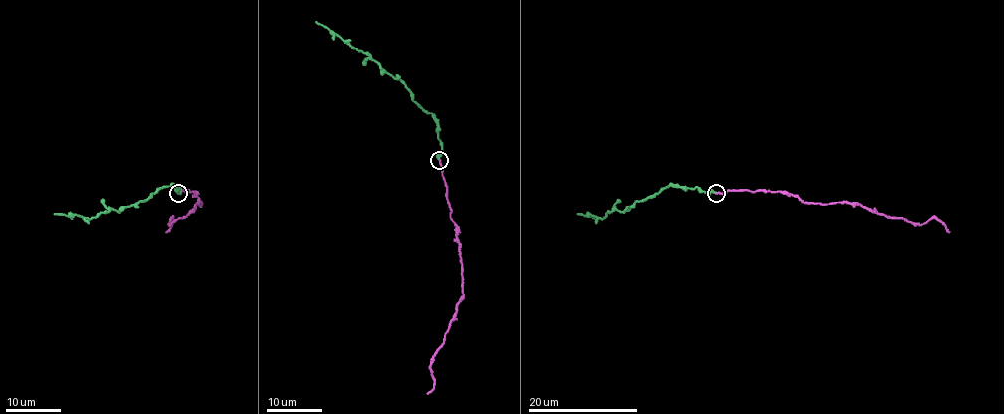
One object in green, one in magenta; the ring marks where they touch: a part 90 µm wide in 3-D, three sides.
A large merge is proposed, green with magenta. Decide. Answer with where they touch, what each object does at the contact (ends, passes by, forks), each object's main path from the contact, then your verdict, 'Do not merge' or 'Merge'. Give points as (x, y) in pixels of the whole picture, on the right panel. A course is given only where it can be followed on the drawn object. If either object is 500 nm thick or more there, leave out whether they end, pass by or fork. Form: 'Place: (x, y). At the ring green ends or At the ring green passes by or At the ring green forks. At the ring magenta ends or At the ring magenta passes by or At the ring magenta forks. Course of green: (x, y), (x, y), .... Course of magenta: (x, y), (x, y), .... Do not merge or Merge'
Place: (716, 193). At the ring green passes by. At the ring magenta ends. Course of green: (716, 193), (665, 186), (602, 218), (577, 214). Course of magenta: (716, 193), (780, 192), (795, 194), (804, 203), (854, 203), (913, 223), (935, 218), (949, 232). Merge

